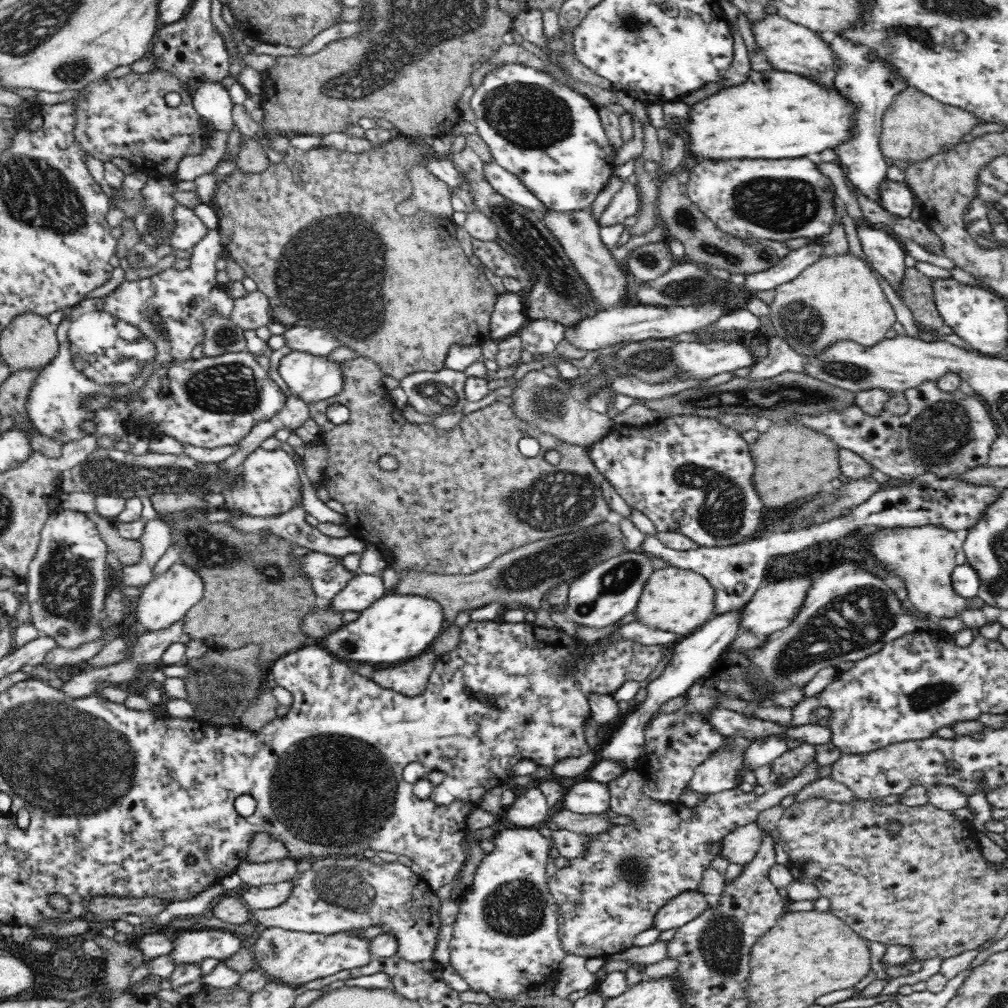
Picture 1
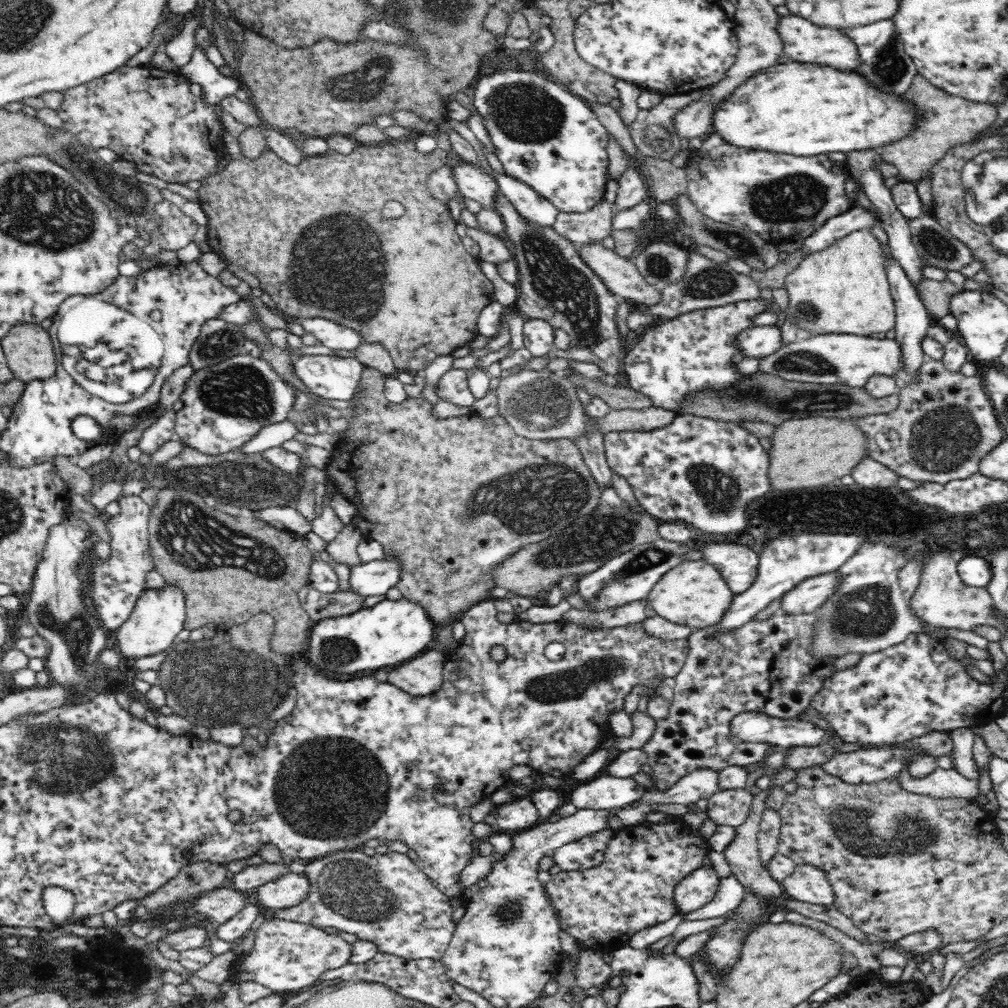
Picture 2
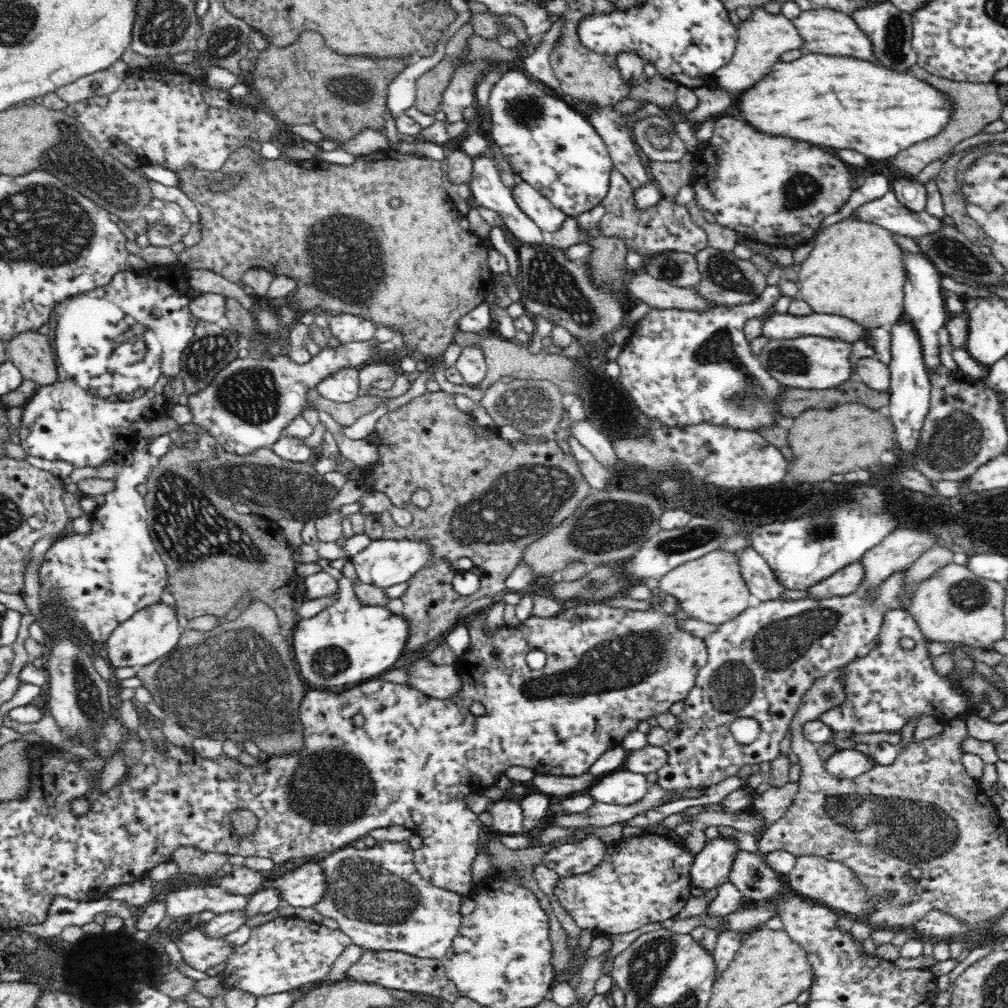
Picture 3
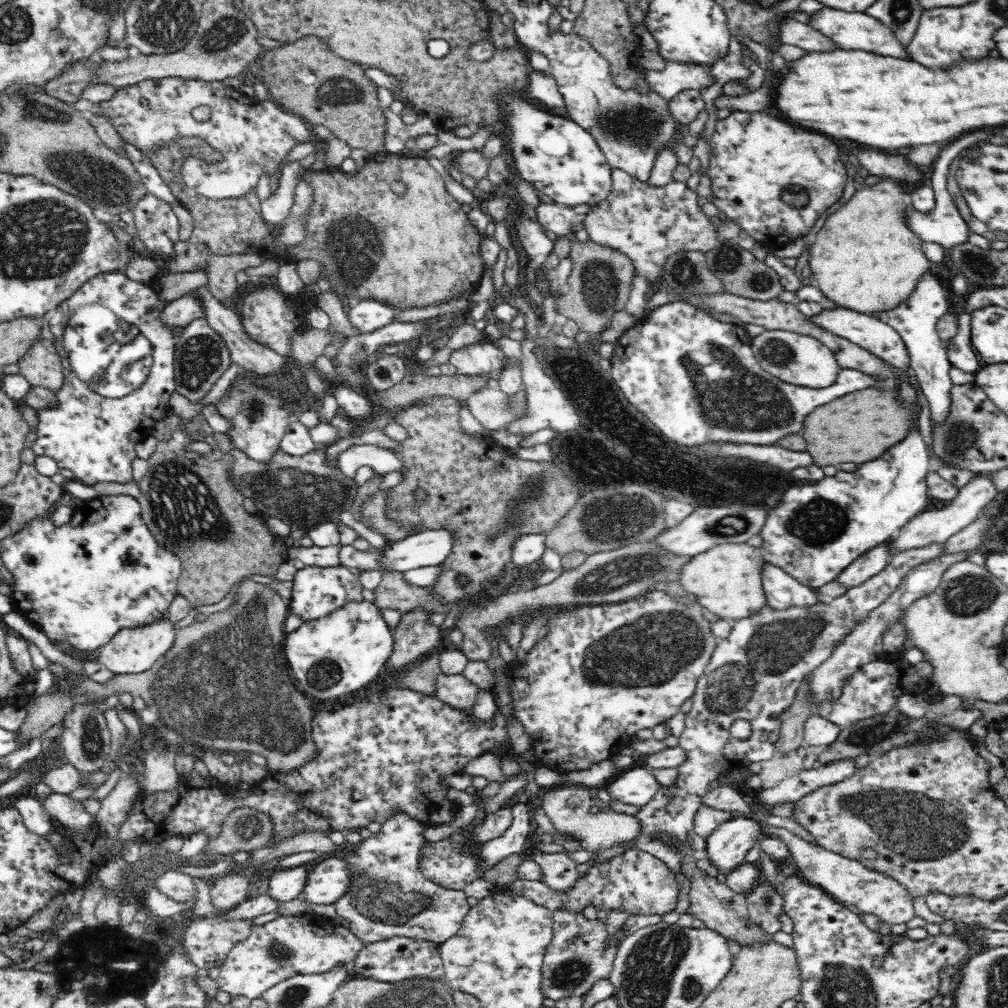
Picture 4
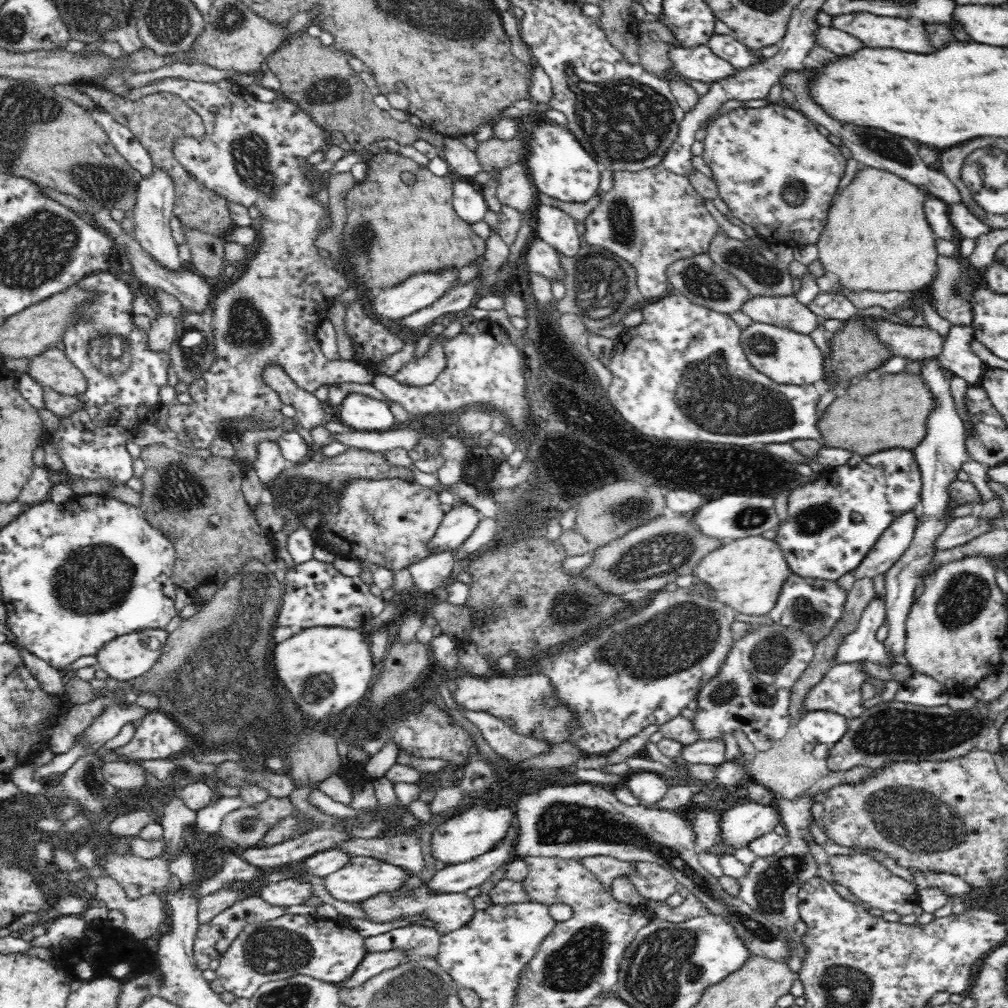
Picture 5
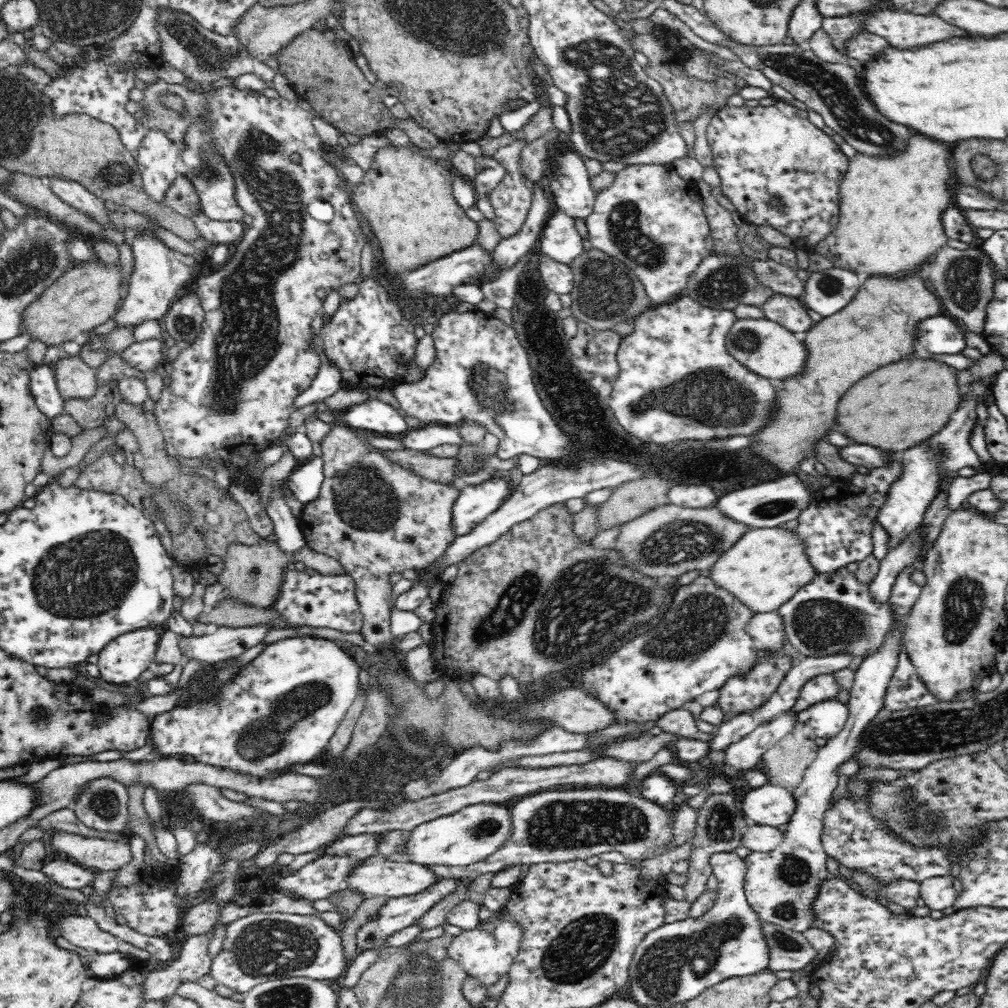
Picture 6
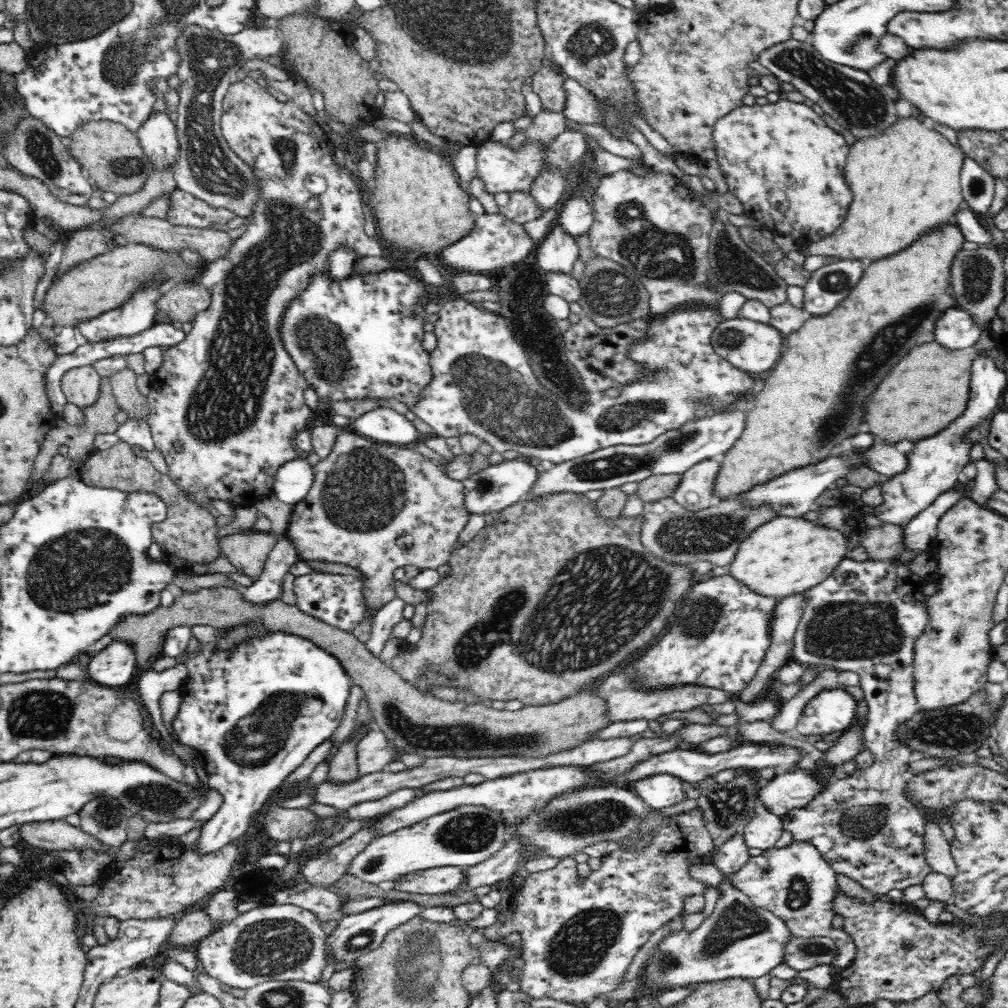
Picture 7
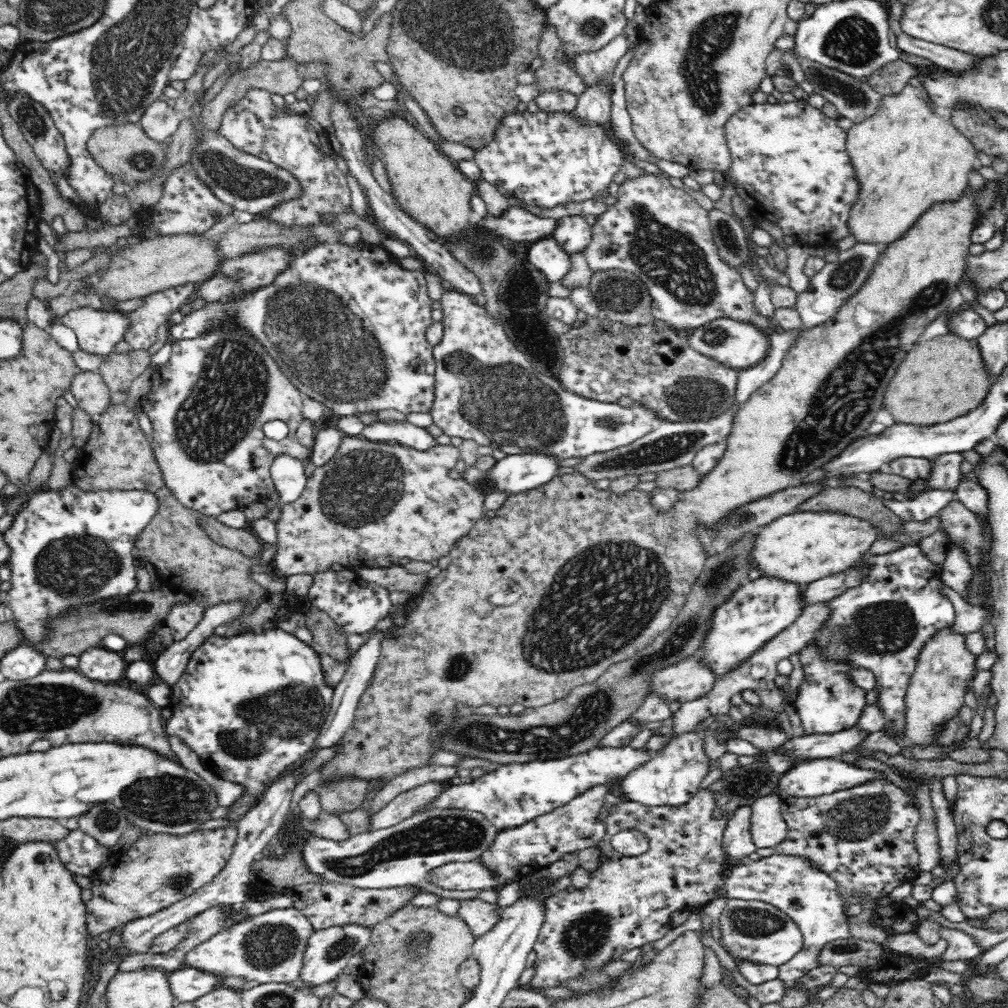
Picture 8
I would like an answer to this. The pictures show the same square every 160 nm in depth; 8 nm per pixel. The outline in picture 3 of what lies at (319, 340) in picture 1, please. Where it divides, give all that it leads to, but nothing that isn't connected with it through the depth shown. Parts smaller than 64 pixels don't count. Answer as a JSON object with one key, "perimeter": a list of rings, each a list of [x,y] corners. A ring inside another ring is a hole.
{"perimeter":[[[352,313],[328,316],[328,327],[340,344],[366,342],[373,338],[376,326],[372,321]]]}

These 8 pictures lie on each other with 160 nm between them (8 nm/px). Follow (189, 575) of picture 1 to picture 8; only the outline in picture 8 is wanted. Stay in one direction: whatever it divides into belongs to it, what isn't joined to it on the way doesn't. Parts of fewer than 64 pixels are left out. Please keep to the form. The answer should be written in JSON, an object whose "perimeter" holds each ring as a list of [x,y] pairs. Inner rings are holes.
{"perimeter":[[[99,645],[79,656],[77,670],[90,680],[110,683],[125,677],[128,664],[122,652],[104,649]]]}

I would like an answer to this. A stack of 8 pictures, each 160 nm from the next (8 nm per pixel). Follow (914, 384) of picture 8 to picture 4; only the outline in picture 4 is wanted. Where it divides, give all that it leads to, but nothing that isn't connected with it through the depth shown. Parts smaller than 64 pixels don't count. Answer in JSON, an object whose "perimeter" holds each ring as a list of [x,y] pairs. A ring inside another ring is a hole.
{"perimeter":[[[876,386],[868,387],[814,408],[804,418],[801,433],[806,443],[804,451],[821,468],[839,468],[844,462],[854,462],[859,466],[880,458],[891,446],[898,444],[910,428],[910,418],[910,409],[904,409],[904,405],[900,405],[894,390],[882,391]]]}

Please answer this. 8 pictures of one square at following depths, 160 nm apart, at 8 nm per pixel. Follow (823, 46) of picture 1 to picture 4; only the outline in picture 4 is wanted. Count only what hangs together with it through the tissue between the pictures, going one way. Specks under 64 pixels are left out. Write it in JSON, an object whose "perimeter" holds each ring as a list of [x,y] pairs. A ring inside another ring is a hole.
{"perimeter":[[[823,6],[810,15],[808,24],[817,32],[824,34],[840,50],[862,50],[872,52],[878,56],[896,56],[896,58],[908,58],[906,50],[900,47],[894,34],[887,26],[882,25],[876,18],[863,12],[846,12]]]}

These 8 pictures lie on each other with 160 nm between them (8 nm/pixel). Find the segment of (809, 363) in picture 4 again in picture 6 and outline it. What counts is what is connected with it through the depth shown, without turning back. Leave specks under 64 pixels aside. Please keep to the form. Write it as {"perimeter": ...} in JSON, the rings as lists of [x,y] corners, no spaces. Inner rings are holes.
{"perimeter":[[[766,318],[737,319],[727,334],[727,349],[740,364],[770,380],[783,381],[802,375],[808,358],[804,341],[784,325]]]}

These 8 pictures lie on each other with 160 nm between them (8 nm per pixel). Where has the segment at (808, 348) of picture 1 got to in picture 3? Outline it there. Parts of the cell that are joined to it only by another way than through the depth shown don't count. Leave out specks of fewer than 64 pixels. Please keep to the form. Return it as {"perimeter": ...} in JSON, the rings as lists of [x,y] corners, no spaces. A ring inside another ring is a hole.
{"perimeter":[[[844,219],[843,221],[837,222],[836,224],[826,227],[816,238],[813,250],[800,262],[799,266],[796,267],[798,280],[796,281],[798,287],[799,298],[806,302],[812,312],[816,314],[827,314],[846,317],[850,321],[860,324],[860,326],[865,328],[880,328],[888,327],[890,328],[893,324],[898,322],[898,319],[903,314],[904,309],[904,278],[906,278],[906,273],[904,272],[904,261],[902,261],[902,249],[894,243],[892,239],[892,233],[886,229],[874,225],[872,223],[852,221],[852,219]]]}

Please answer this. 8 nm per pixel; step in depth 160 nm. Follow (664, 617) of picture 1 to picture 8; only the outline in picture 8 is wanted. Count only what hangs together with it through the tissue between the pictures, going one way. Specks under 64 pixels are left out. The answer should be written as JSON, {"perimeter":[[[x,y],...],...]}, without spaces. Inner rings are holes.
{"perimeter":[[[797,511],[780,516],[757,531],[750,560],[754,569],[762,573],[760,578],[776,578],[807,586],[854,567],[862,556],[869,554],[869,548],[876,540],[877,529],[854,516]]]}

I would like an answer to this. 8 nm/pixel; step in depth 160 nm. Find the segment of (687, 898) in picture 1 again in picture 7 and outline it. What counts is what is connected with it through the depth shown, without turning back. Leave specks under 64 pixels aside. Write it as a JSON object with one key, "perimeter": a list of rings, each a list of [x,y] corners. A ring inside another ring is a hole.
{"perimeter":[[[800,768],[769,780],[758,790],[758,803],[782,818],[790,811],[804,808],[822,789],[814,773]]]}

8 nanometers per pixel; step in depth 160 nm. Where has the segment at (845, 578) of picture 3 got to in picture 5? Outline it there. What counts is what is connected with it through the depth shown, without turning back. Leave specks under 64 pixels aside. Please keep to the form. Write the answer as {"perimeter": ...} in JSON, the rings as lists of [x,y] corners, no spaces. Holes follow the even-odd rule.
{"perimeter":[[[919,511],[908,512],[894,520],[892,526],[880,536],[877,544],[862,559],[860,565],[854,570],[856,580],[871,580],[879,575],[885,575],[911,546],[915,531],[917,530],[917,518]]]}

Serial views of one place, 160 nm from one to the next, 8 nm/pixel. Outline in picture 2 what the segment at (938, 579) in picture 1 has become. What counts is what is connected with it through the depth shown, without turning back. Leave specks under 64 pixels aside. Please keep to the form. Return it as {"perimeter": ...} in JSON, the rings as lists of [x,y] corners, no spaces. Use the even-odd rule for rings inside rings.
{"perimeter":[[[929,552],[920,556],[922,575],[919,586],[910,598],[912,611],[927,624],[937,628],[971,631],[974,626],[988,624],[999,627],[1001,622],[992,615],[992,597],[984,588],[964,586],[957,572],[957,563],[948,552]]]}

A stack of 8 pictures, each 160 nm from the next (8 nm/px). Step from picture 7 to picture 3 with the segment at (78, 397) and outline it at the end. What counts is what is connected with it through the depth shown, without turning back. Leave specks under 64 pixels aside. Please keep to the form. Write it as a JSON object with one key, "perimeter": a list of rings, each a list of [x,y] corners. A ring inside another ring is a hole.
{"perimeter":[[[38,330],[20,332],[4,341],[6,358],[22,373],[24,379],[37,385],[47,385],[58,380],[56,354],[52,353],[48,335]]]}

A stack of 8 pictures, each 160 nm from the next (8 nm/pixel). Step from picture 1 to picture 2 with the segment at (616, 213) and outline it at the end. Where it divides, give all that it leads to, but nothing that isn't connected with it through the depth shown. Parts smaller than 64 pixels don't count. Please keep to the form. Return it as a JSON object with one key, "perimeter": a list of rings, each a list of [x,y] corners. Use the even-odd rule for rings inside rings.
{"perimeter":[[[625,168],[618,181],[617,196],[612,203],[615,213],[634,208],[644,200],[644,197],[649,196],[646,191],[647,186],[644,177],[634,168]]]}

